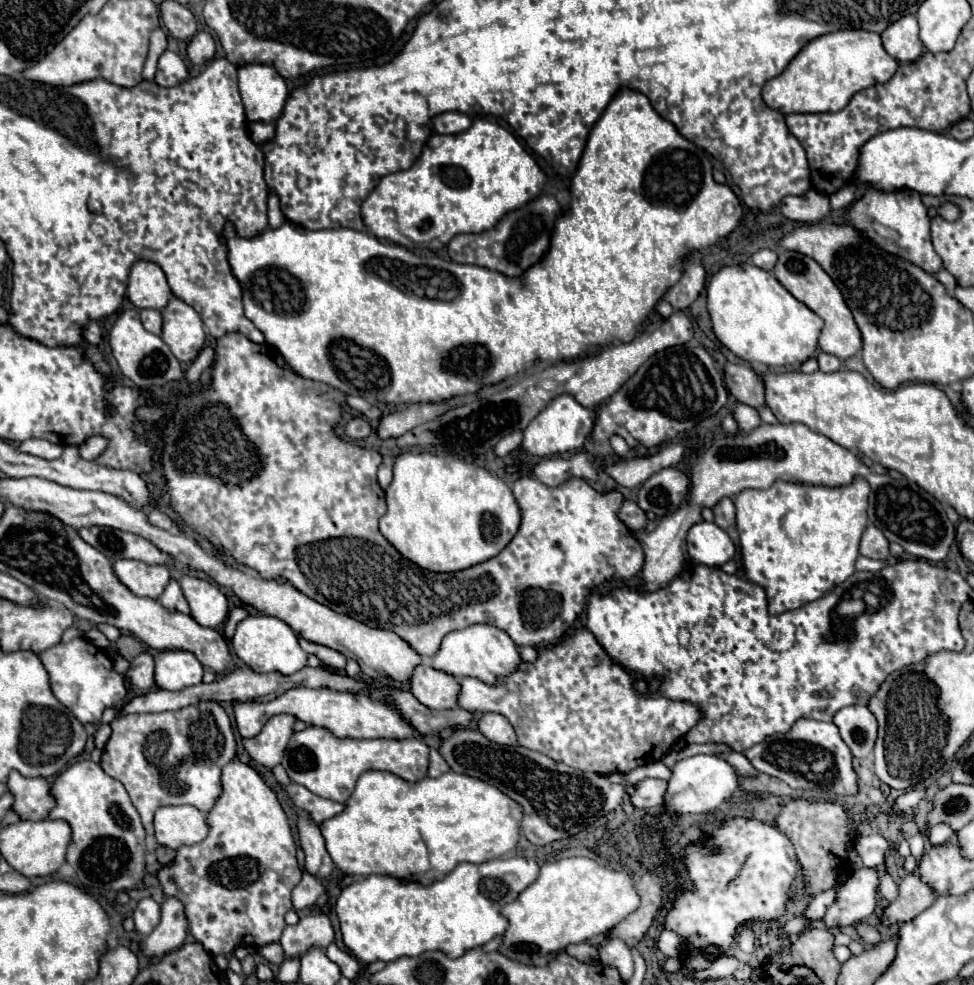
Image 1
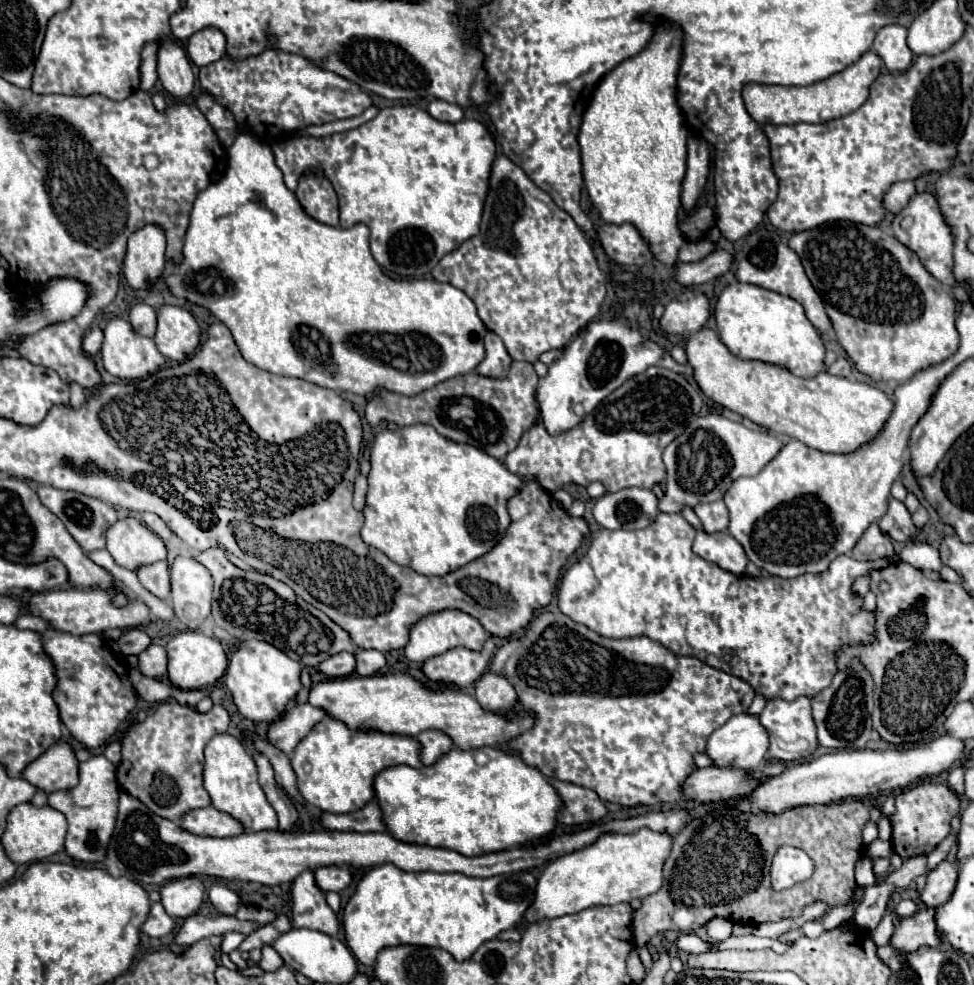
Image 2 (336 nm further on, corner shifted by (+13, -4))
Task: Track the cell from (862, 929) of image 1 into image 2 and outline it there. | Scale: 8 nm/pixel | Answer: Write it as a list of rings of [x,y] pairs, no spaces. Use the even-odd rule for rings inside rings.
[[[845,800],[829,806],[801,806],[795,810],[787,810],[783,814],[741,814],[735,810],[715,810],[699,816],[693,820],[687,828],[683,828],[673,838],[673,848],[669,854],[669,860],[663,866],[663,886],[659,892],[647,896],[641,902],[641,908],[635,910],[633,916],[633,940],[635,946],[645,946],[647,940],[659,932],[665,930],[683,930],[691,932],[701,928],[713,918],[727,918],[731,922],[743,922],[749,926],[789,918],[789,916],[801,916],[801,912],[813,904],[813,902],[825,902],[829,908],[845,906],[851,902],[853,890],[855,890],[855,876],[853,868],[857,858],[861,856],[859,850],[865,850],[861,830],[869,822],[869,808],[863,806],[857,800]],[[779,846],[797,846],[803,848],[803,852],[809,854],[809,858],[815,862],[813,876],[797,884],[789,890],[775,892],[769,884],[769,864]]]

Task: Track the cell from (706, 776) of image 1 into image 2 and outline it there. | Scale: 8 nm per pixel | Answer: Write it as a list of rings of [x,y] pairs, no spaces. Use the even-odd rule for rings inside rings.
[[[739,714],[739,716],[733,716],[727,724],[717,728],[709,736],[705,754],[713,760],[713,766],[717,768],[759,768],[759,764],[767,762],[765,758],[767,748],[769,748],[767,732],[759,724],[759,718],[749,714]]]

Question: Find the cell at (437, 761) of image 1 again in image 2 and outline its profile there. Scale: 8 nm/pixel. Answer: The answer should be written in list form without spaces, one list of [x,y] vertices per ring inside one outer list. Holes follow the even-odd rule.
[[[437,730],[421,732],[417,736],[417,742],[421,744],[421,762],[423,762],[423,766],[435,764],[435,760],[439,760],[439,756],[447,754],[453,748],[451,738],[445,736],[443,732],[437,732]]]

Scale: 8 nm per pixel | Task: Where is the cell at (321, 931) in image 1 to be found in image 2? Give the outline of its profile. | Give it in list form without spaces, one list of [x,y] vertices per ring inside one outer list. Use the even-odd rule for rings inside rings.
[[[311,870],[295,878],[291,894],[293,928],[311,928],[329,936],[337,934],[339,920],[325,902],[325,894],[317,888]]]

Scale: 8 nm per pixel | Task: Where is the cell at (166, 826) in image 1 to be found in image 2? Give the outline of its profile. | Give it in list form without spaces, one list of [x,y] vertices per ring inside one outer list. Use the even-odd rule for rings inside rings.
[[[213,806],[197,808],[181,816],[179,826],[195,836],[215,836],[215,838],[229,838],[239,836],[243,832],[241,824],[233,820],[229,814],[215,810]]]

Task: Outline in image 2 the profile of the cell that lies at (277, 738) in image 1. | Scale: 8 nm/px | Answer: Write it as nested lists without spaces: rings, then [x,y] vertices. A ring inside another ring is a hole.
[[[307,704],[291,706],[279,720],[271,722],[267,728],[267,742],[279,748],[285,754],[291,754],[293,748],[309,734],[309,730],[325,716],[321,708]]]

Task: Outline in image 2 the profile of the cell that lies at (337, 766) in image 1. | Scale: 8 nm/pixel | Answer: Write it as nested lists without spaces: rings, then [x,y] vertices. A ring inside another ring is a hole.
[[[325,716],[315,728],[297,744],[293,758],[297,774],[297,788],[303,798],[325,812],[355,812],[373,798],[373,778],[389,766],[407,764],[421,768],[419,742],[409,736],[381,734],[381,732],[351,732],[343,722]]]

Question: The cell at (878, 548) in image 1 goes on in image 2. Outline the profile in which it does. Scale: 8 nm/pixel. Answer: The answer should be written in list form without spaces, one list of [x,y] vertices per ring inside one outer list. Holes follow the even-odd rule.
[[[873,522],[865,534],[859,538],[859,542],[855,544],[851,556],[855,560],[881,560],[881,558],[889,558],[893,556],[893,544],[891,538],[887,534],[883,534],[879,530],[879,526]]]

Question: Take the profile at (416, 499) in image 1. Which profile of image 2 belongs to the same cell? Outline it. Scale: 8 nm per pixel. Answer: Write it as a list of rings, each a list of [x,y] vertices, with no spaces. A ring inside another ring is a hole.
[[[415,424],[397,430],[381,430],[371,448],[369,492],[363,508],[365,524],[361,528],[361,538],[401,566],[413,568],[425,576],[445,576],[487,554],[501,540],[509,526],[507,500],[521,484],[523,480],[509,472],[503,462],[475,446],[445,440],[431,426]]]

